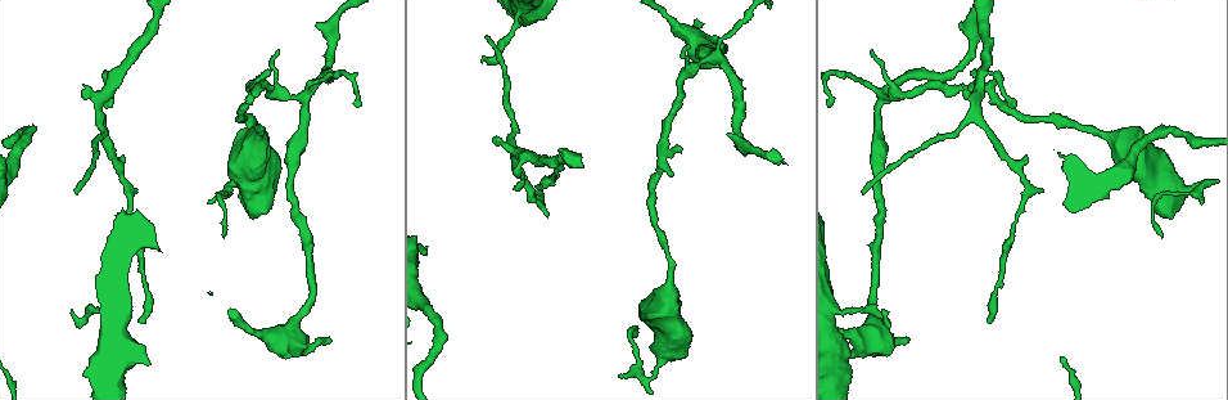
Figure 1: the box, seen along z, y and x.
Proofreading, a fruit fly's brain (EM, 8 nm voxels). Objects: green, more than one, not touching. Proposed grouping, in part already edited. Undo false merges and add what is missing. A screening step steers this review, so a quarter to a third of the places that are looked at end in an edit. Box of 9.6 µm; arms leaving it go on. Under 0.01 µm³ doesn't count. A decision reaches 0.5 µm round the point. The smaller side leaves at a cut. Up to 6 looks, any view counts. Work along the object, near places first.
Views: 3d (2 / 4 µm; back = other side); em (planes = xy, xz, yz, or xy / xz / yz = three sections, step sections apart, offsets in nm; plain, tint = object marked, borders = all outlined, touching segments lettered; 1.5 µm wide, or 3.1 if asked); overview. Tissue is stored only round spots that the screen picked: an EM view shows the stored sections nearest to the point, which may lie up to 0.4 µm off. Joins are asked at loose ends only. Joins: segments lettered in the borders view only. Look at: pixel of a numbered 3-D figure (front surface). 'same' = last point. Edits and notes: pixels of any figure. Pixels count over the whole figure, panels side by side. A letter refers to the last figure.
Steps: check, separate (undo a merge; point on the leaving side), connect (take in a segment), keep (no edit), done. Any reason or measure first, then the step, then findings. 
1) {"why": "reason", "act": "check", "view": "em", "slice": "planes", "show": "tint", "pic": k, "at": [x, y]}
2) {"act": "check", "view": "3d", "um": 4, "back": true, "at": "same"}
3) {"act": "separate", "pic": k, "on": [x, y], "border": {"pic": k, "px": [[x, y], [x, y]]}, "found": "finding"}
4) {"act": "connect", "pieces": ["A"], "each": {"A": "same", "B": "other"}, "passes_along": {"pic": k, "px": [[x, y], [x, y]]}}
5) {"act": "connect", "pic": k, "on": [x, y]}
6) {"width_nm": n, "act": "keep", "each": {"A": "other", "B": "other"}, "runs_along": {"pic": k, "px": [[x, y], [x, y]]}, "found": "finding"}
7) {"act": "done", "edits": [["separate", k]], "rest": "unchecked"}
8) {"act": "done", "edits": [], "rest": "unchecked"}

{"why": "calibre changes", "act": "check", "view": "em", "slice": "planes", "show": "plain", "pic": 1, "at": [856, 311]}

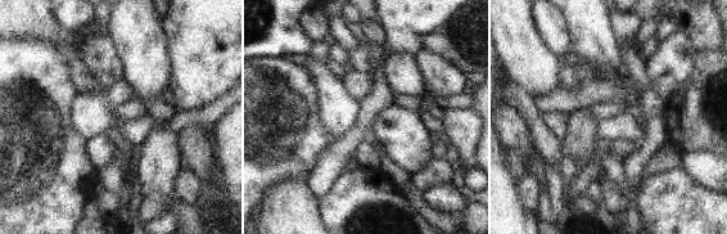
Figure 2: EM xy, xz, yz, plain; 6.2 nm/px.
{"why": "what lies round it", "act": "check", "view": "em", "slice": "planes", "show": "borders", "at": "same"}

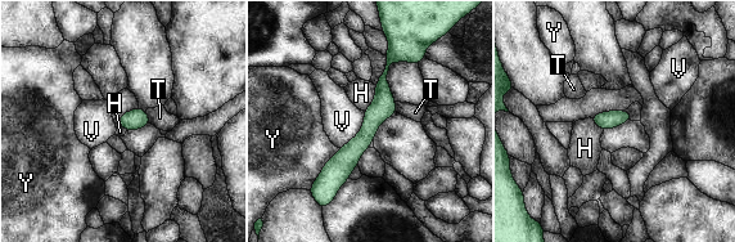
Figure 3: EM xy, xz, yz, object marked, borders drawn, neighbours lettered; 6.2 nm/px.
{"width_nm": 110, "act": "keep", "each": {"H": "other", "T": "other", "V": "other", "Y": "other"}, "border": {"pic": 3, "px": [[364, 111], [360, 130], [339, 148]]}, "found": "continuous, no second neuron"}

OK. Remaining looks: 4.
{"why": "tapers out", "act": "check", "view": "3d", "um": 4, "pic": 1, "at": [329, 336]}

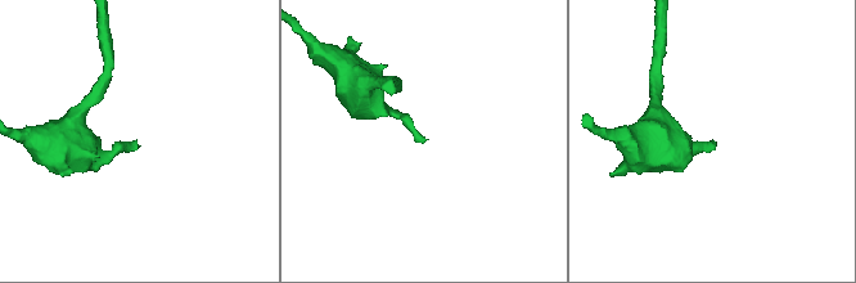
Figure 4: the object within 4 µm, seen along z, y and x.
{"why": "shape alone is not enough", "act": "check", "view": "em", "slice": "xz", "step": 4, "show": "borders", "pic": 4, "at": [422, 140]}

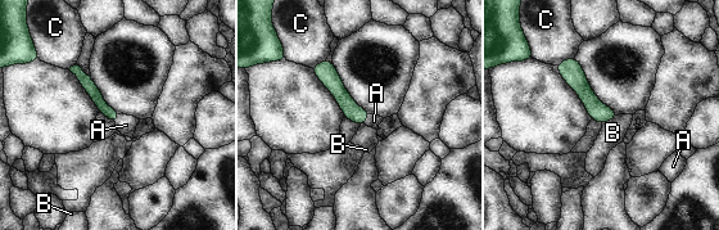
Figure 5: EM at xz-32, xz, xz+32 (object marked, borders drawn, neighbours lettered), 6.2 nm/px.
{"act": "connect", "pieces": ["A"], "each": {"A": "same", "B": "other", "C": "other"}, "passes_along": {"pic": 5, "px": [[91, 89], [117, 118], [126, 125]]}, "found": "the neuron continues"}

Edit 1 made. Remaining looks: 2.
{"why": "branch stops here", "act": "check", "view": "em", "slice": "planes", "show": "borders", "pic": 1, "at": [964, 84]}

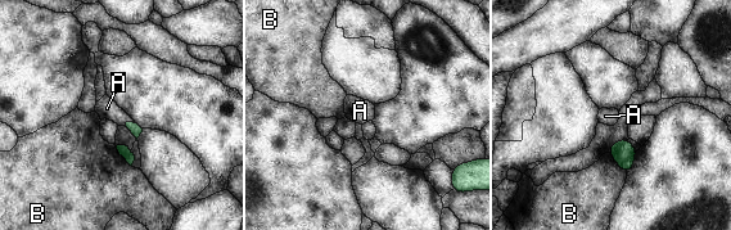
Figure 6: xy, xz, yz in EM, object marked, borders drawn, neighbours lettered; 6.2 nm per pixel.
{"act": "connect", "pieces": ["A"], "each": {"A": "same", "B": "other"}, "passes_along": {"pic": 6, "px": [[135, 129], [130, 122], [107, 108]]}, "found": "it goes on there"}

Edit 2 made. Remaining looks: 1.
{"act": "done", "edits": [["connect", 5], ["connect", 6]], "rest": "unchecked"}

